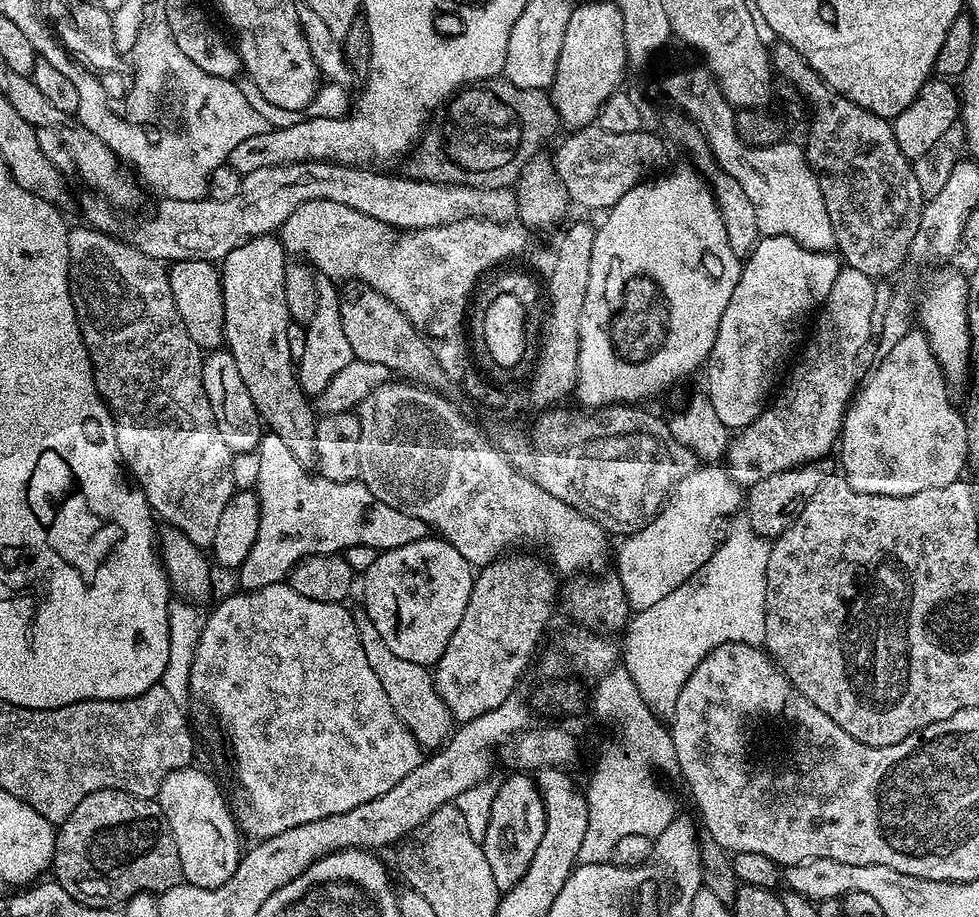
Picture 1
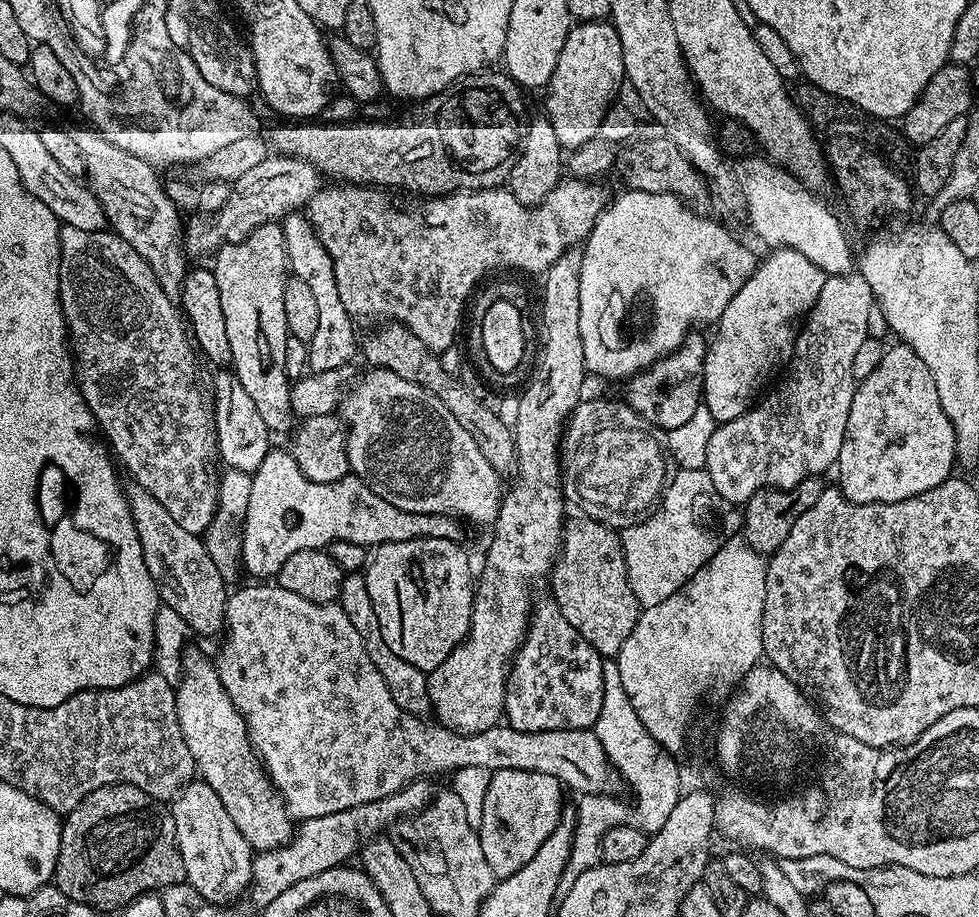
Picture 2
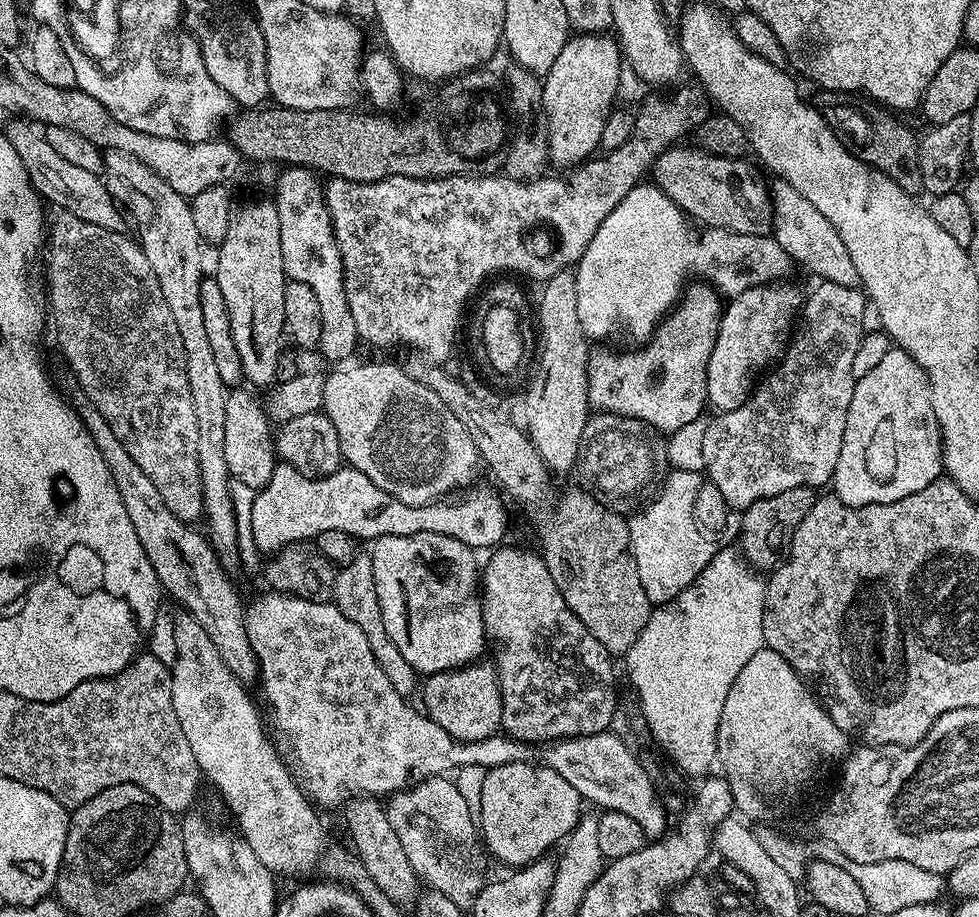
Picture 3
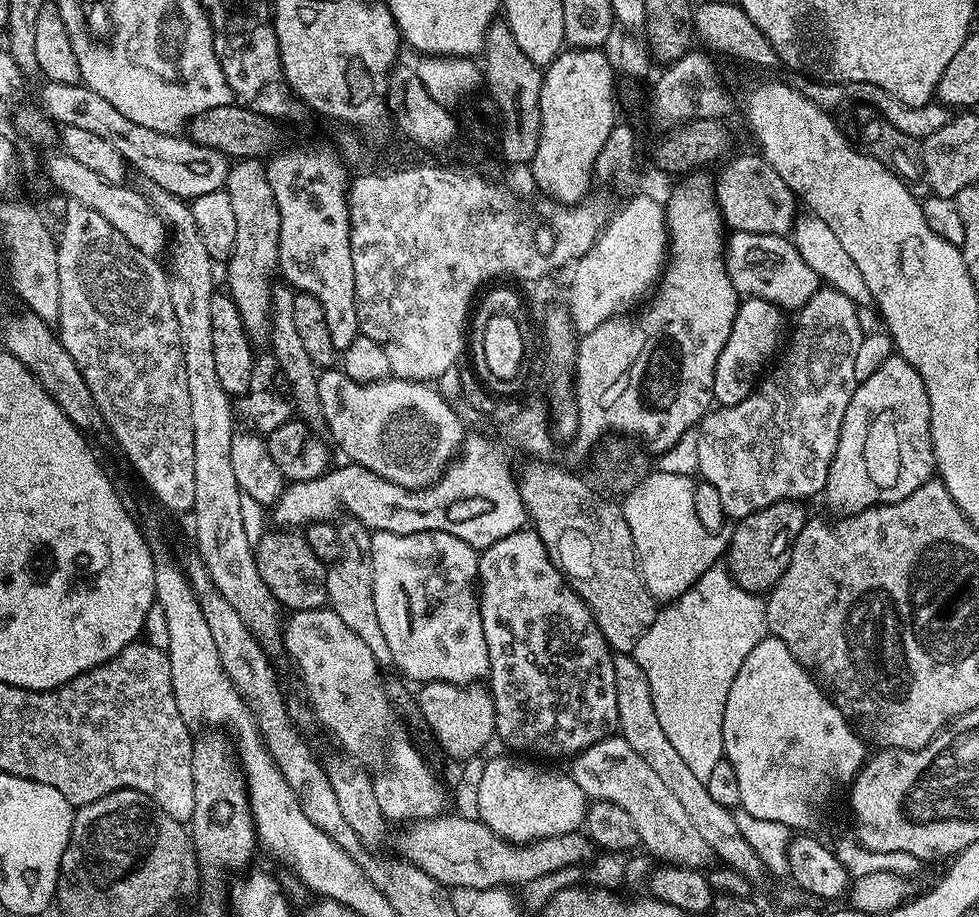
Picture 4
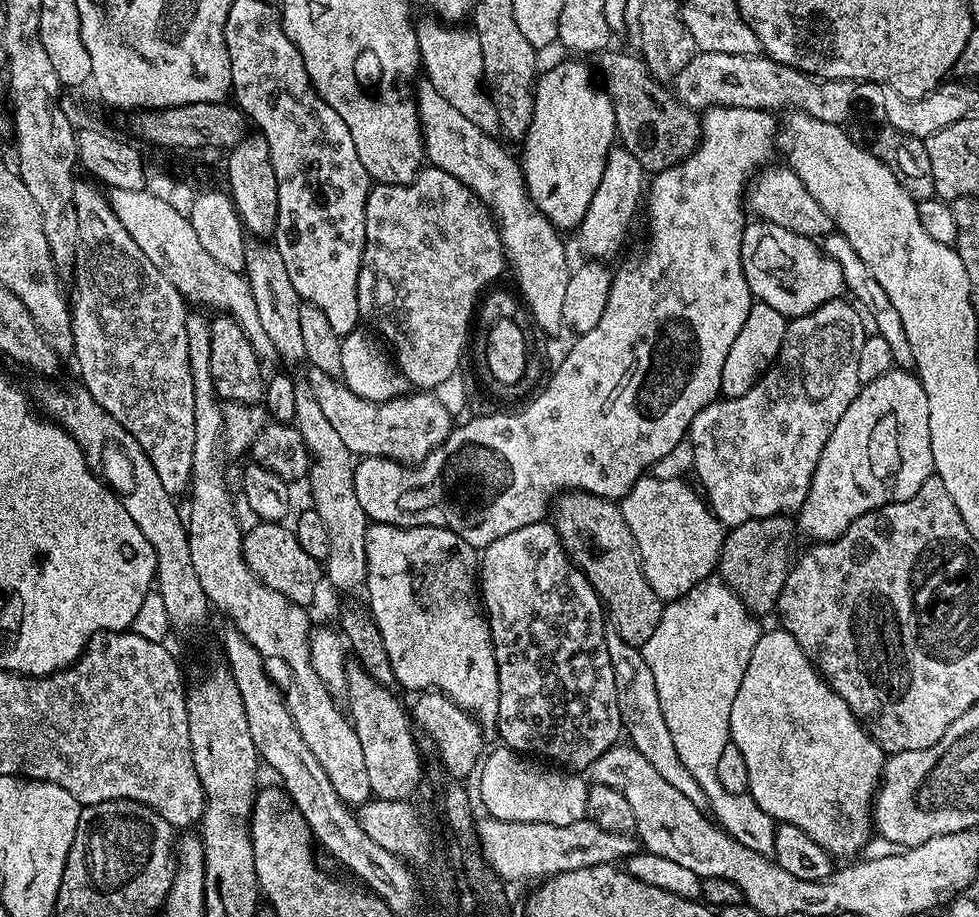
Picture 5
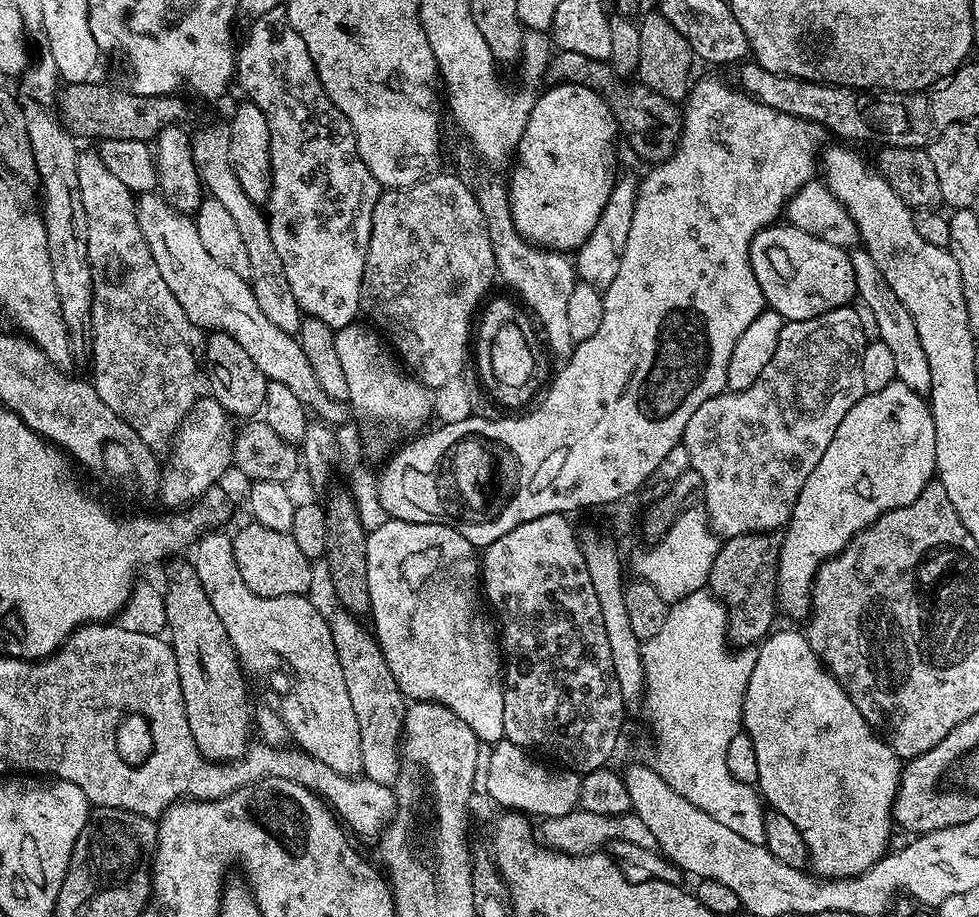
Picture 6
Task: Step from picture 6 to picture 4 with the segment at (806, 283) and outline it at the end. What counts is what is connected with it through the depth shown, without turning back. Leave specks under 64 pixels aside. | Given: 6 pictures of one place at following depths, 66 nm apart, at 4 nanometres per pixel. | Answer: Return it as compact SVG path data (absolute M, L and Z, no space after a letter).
M732 234L727 237L724 264L730 274L730 282L744 298L765 300L777 304L782 310L798 310L821 288L818 274L806 264L806 258L798 254L795 244L787 235L754 236Z

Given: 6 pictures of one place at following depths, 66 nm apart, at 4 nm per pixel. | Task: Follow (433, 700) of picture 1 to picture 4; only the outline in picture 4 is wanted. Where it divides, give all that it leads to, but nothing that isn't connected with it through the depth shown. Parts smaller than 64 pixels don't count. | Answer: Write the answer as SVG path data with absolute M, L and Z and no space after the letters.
M344 519L335 525L338 542L341 543L341 556L327 565L327 607L336 612L338 618L342 618L342 622L346 622L346 626L350 626L350 630L354 630L354 634L358 634L358 638L362 638L362 642L366 642L366 646L370 646L370 654L374 654L377 664L388 666L392 664L390 645L386 643L386 634L382 634L382 625L378 622L378 610L374 607L373 531L366 527L361 520Z

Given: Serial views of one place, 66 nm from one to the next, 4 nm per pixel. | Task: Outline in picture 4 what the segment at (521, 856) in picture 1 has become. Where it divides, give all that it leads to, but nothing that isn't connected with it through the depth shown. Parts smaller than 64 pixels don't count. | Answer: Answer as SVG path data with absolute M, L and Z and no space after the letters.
M512 754L489 759L482 770L482 782L478 786L478 810L480 819L490 826L504 840L512 844L531 844L534 840L545 840L551 836L561 836L575 832L585 823L588 815L589 799L582 786L574 782L567 771L559 772L556 768L547 768L547 763L537 762L532 758L517 758Z

